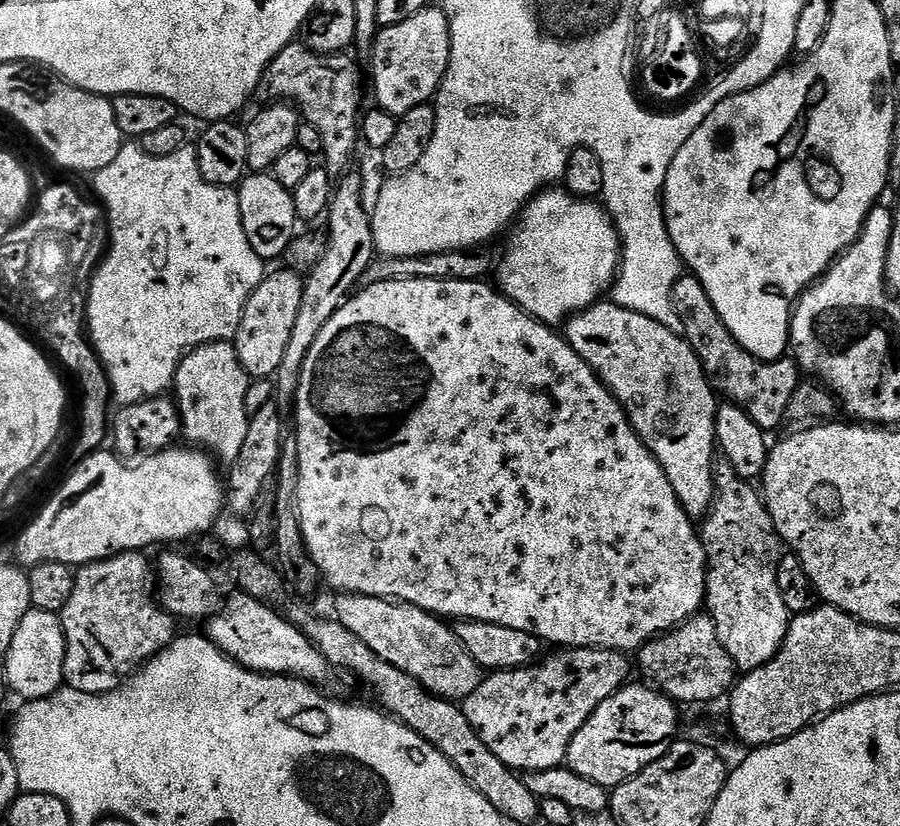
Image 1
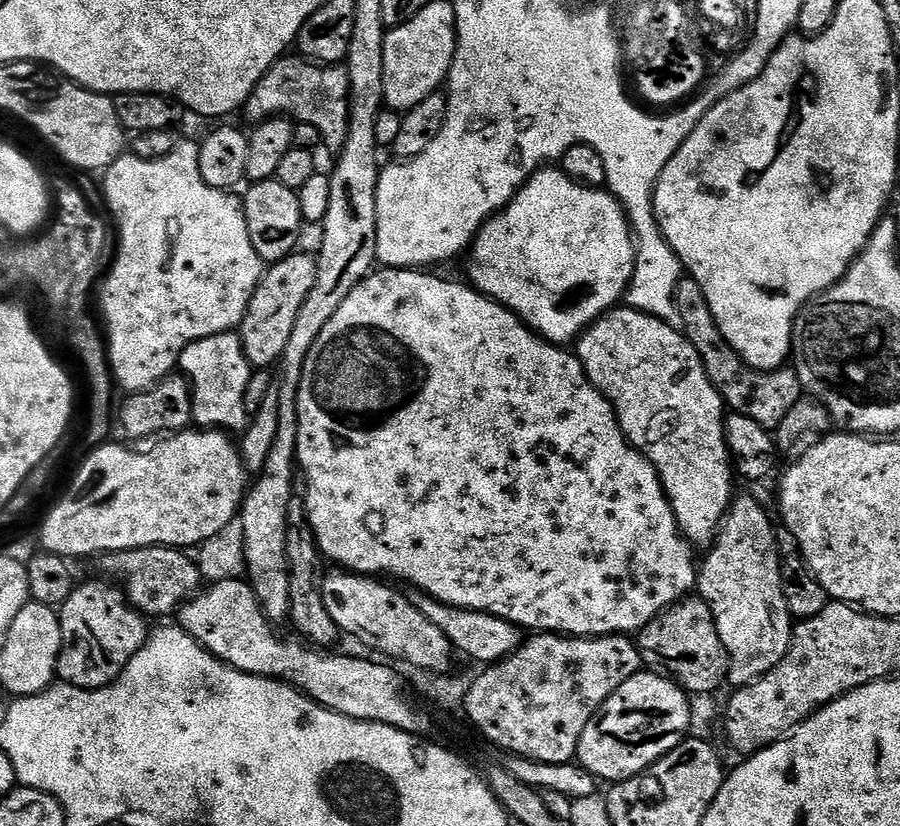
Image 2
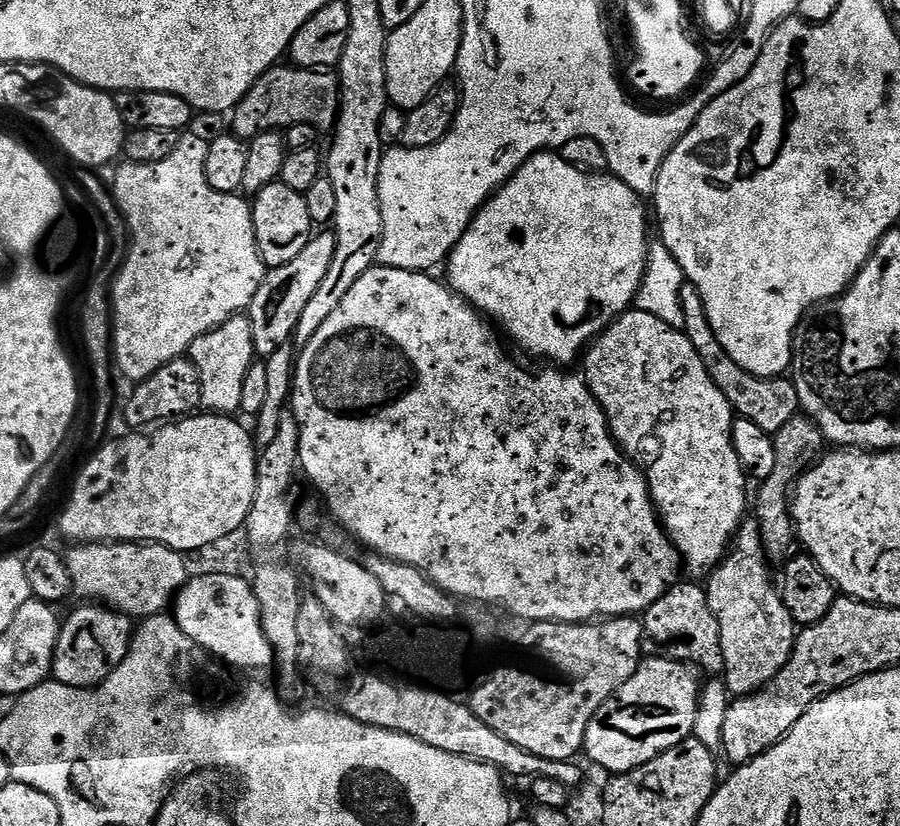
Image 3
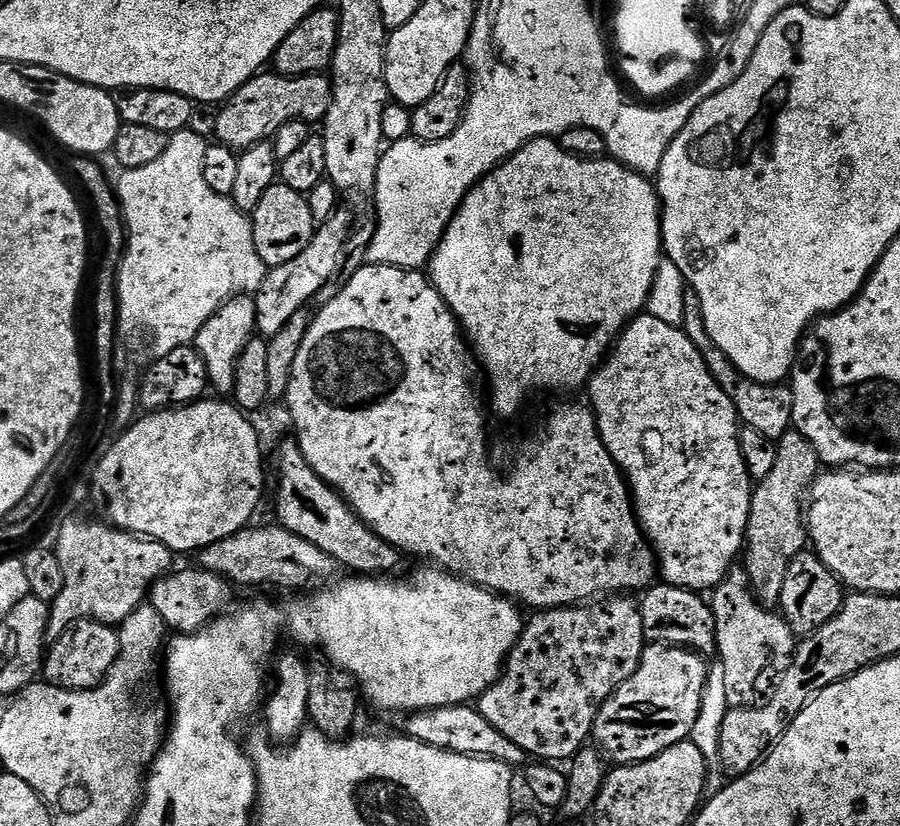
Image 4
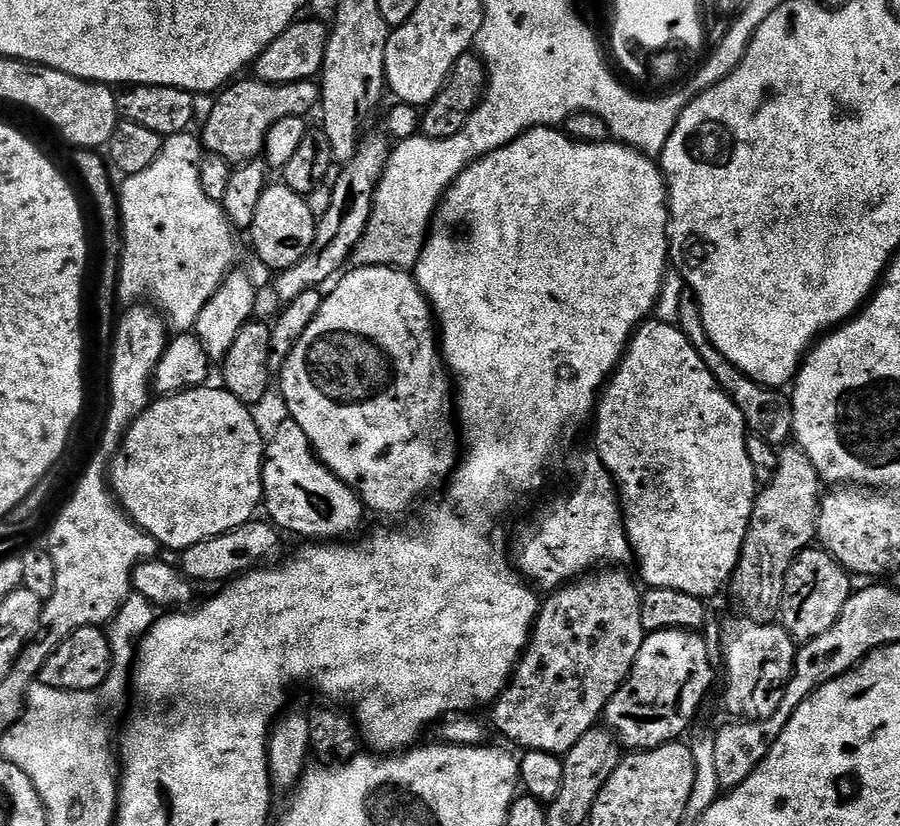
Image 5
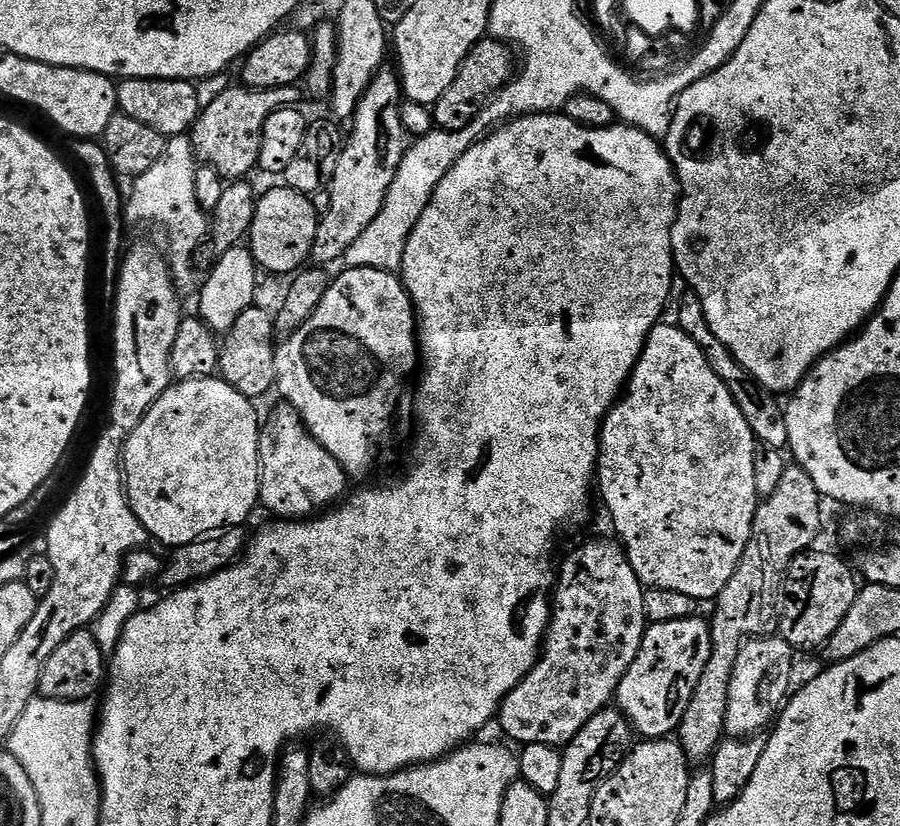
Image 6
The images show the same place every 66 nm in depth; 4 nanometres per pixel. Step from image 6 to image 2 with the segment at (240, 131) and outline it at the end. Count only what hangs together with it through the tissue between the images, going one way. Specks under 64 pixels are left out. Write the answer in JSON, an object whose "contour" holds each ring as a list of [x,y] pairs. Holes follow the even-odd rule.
{"contour":[[[288,54],[273,62],[267,74],[257,82],[248,95],[242,115],[252,120],[253,125],[273,116],[282,116],[314,126],[323,147],[328,147],[332,154],[339,154],[348,133],[348,100],[351,96],[347,67],[325,66],[296,54]]]}

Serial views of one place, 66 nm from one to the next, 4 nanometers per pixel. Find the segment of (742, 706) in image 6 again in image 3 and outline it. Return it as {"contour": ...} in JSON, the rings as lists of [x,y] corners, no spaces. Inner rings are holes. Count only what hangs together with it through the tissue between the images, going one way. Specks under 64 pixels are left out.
{"contour":[[[745,519],[732,538],[724,559],[707,573],[706,591],[710,610],[714,610],[714,618],[718,618],[718,626],[722,630],[722,658],[724,670],[722,679],[733,697],[751,696],[772,683],[773,678],[786,666],[792,656],[792,647],[796,645],[798,625],[793,620],[790,610],[786,610],[783,595],[772,585],[772,576],[768,573],[768,556],[760,529],[755,519]]]}

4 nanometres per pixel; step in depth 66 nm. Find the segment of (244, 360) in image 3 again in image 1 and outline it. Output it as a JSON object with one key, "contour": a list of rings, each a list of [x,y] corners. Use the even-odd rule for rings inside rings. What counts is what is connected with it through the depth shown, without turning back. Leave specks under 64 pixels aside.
{"contour":[[[215,340],[184,355],[176,371],[174,399],[180,408],[182,436],[189,445],[209,450],[225,465],[232,465],[246,442],[249,415],[246,410],[246,390],[250,378],[238,358],[235,343]]]}

